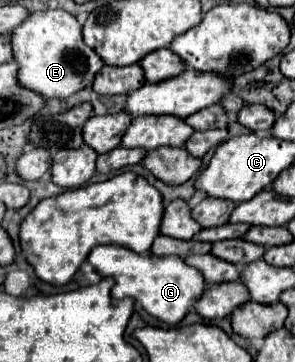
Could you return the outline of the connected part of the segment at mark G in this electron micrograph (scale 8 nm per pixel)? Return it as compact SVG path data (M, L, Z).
M98 245L88 255L88 263L92 263L102 277L104 275L114 277L116 283L112 287L112 297L116 299L132 297L150 315L158 317L160 321L168 325L178 325L186 317L186 313L194 307L194 303L202 297L202 293L206 291L204 275L192 265L188 265L178 255L156 257L150 253L144 253L144 255L136 253L122 245Z

